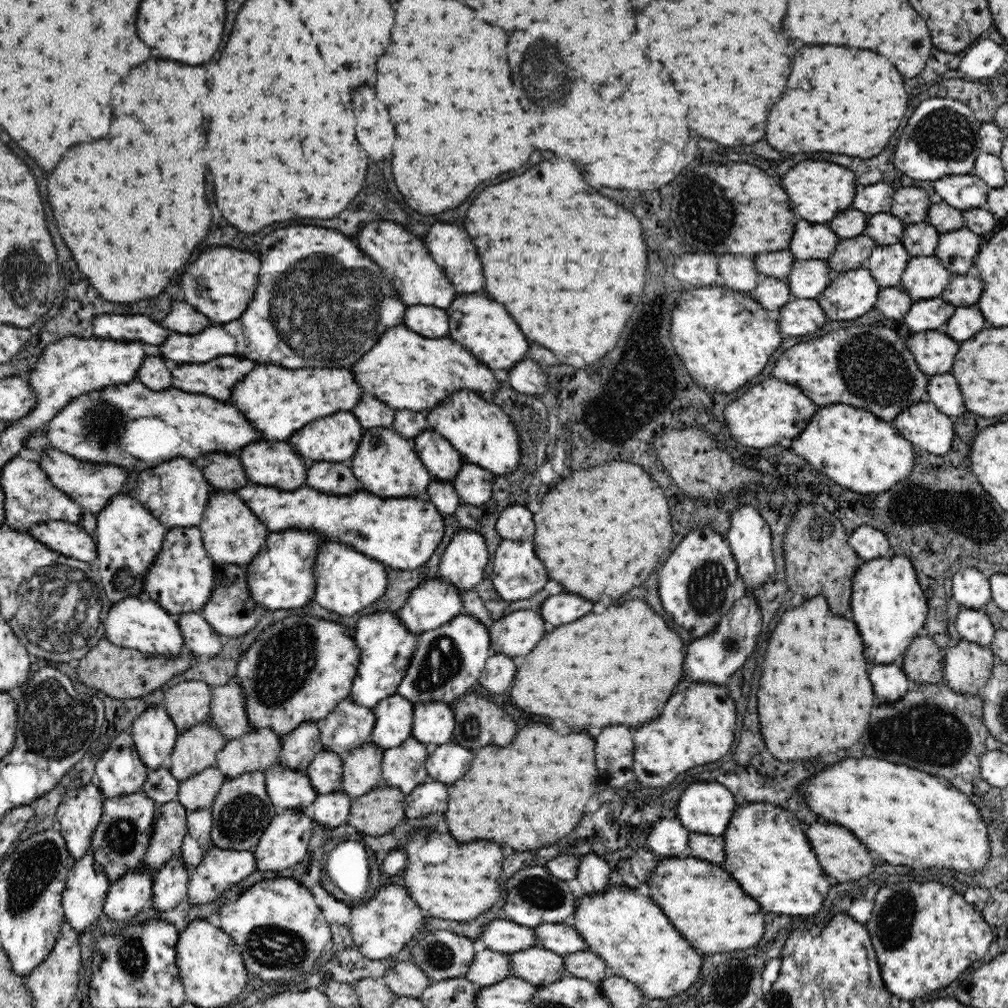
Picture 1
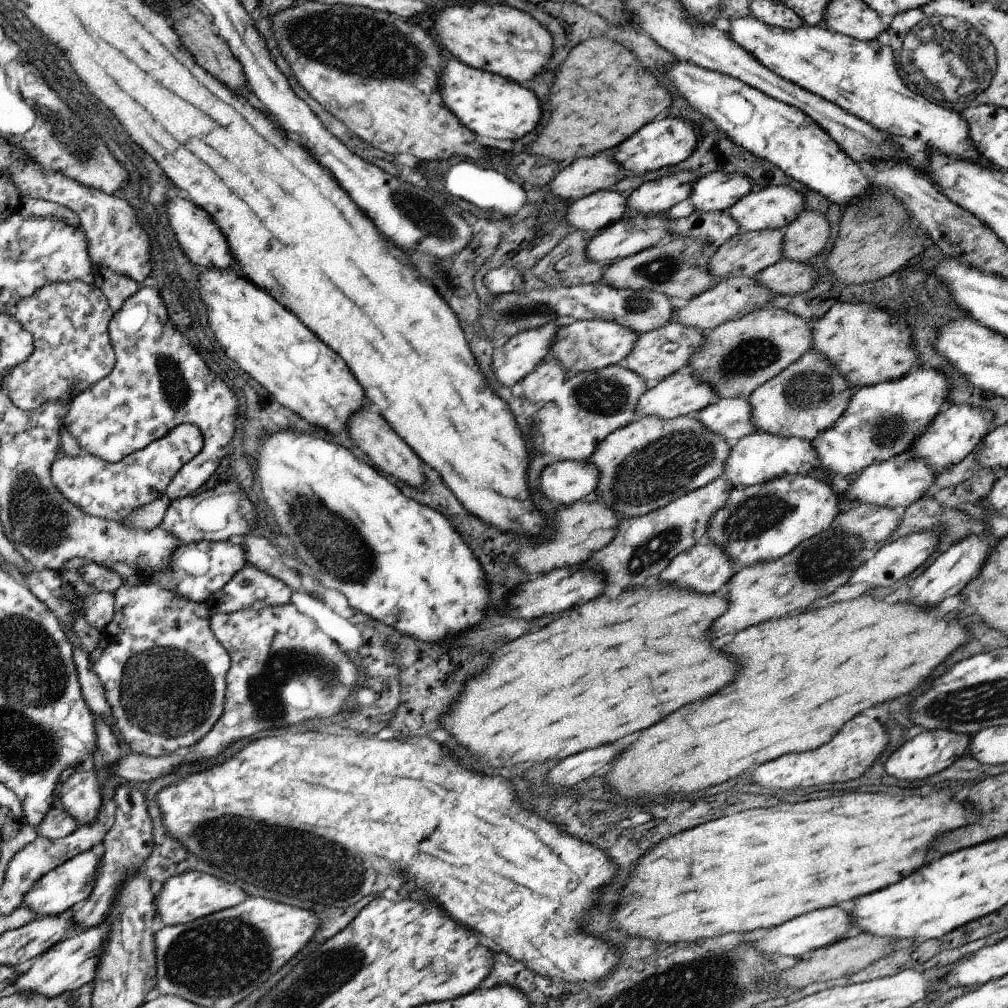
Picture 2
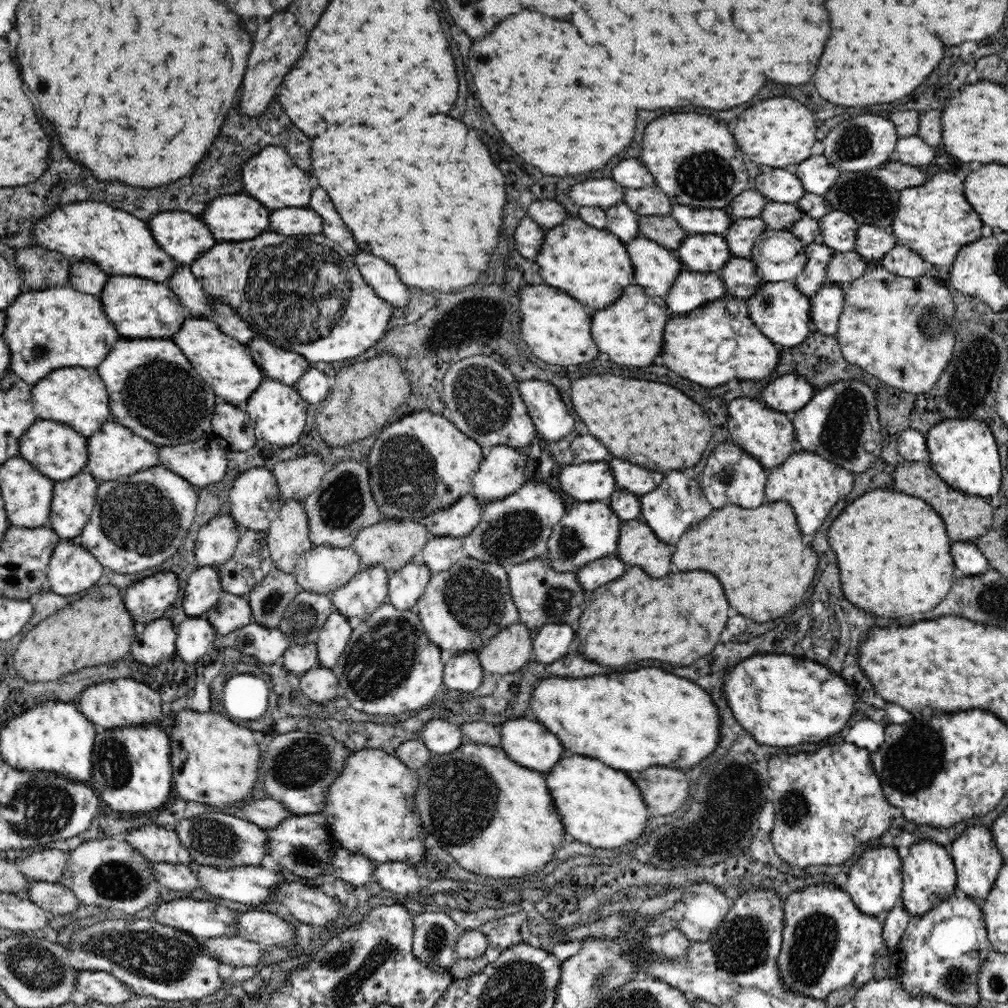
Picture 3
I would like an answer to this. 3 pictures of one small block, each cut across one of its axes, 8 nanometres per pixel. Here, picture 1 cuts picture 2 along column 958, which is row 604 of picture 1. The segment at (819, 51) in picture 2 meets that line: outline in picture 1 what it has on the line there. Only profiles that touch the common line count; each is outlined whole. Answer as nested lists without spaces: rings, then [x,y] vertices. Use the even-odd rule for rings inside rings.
[[[145,596],[128,597],[113,603],[108,611],[106,636],[116,646],[136,649],[153,657],[180,657],[187,652],[184,635],[178,626],[176,617],[164,610],[157,602]]]

